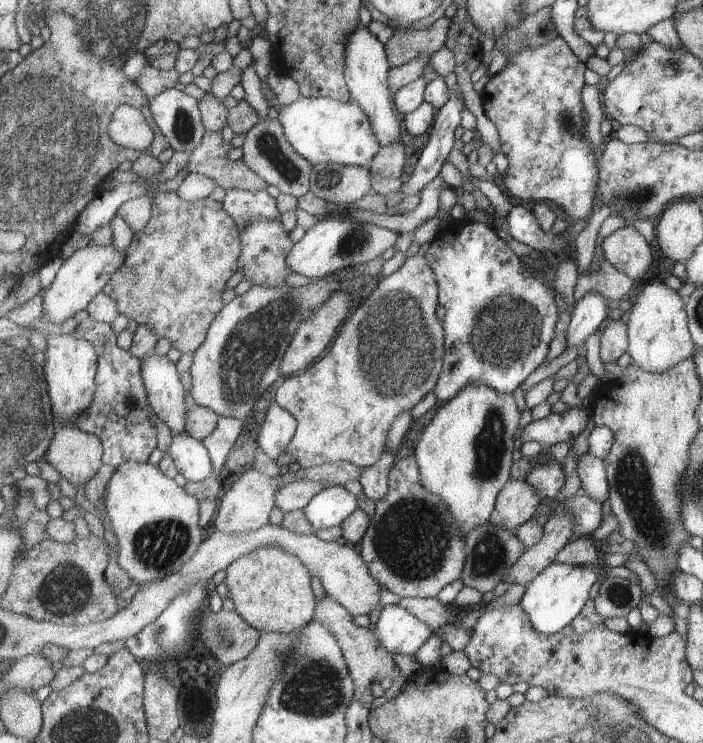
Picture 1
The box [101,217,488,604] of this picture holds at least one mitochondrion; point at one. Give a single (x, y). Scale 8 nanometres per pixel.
(395, 351)

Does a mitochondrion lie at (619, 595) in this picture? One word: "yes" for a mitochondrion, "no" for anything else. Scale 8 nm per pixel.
yes

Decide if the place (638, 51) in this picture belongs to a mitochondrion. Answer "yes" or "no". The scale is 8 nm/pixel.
no

